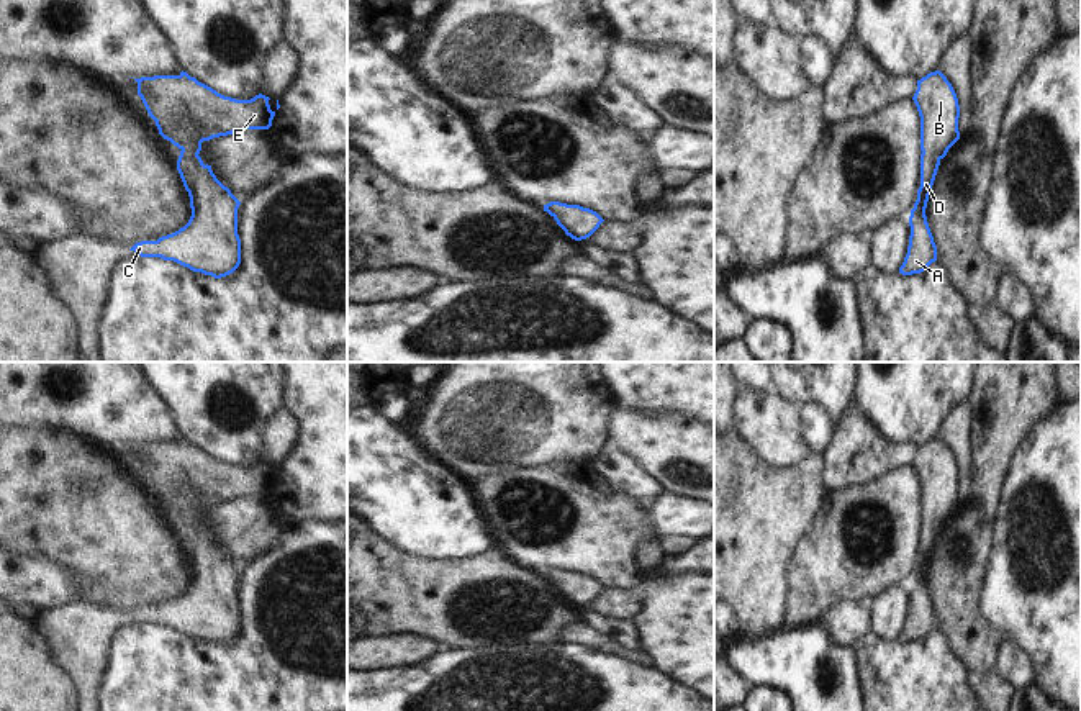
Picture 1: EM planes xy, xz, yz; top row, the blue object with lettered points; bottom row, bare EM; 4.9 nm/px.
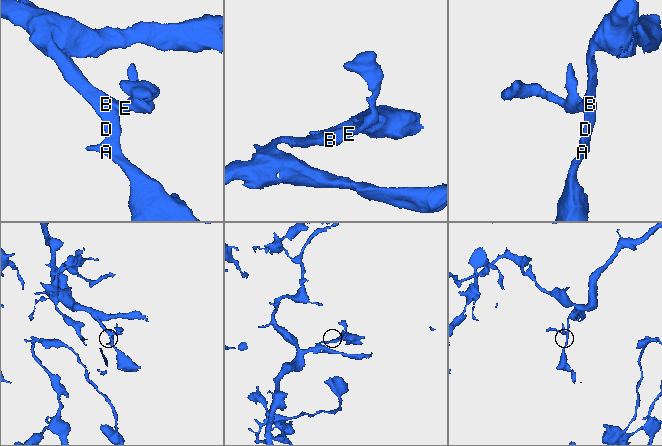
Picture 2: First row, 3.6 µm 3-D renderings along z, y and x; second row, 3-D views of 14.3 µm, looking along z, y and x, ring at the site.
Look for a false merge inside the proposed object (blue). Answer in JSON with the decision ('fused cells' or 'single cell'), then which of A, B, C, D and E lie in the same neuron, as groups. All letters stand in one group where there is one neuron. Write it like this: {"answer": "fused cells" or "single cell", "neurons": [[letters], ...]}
{"answer": "single cell", "neurons": [["A", "B", "C", "D", "E"]]}

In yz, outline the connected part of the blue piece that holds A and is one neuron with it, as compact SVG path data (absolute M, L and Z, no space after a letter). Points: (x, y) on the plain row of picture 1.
M940 437L917 447L912 467L920 483L920 554L909 583L909 613L899 634L902 642L920 641L937 627L937 613L927 590L925 575L940 528L960 506L958 465Z

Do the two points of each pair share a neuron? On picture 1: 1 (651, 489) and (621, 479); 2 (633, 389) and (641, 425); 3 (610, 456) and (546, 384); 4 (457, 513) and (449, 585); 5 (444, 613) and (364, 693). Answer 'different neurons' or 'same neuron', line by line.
1: same neuron
2: different neurons
3: different neurons
4: different neurons
5: different neurons

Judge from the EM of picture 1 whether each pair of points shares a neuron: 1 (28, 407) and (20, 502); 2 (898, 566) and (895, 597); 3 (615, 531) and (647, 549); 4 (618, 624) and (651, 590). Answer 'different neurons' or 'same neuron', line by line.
1: different neurons
2: different neurons
3: different neurons
4: different neurons

